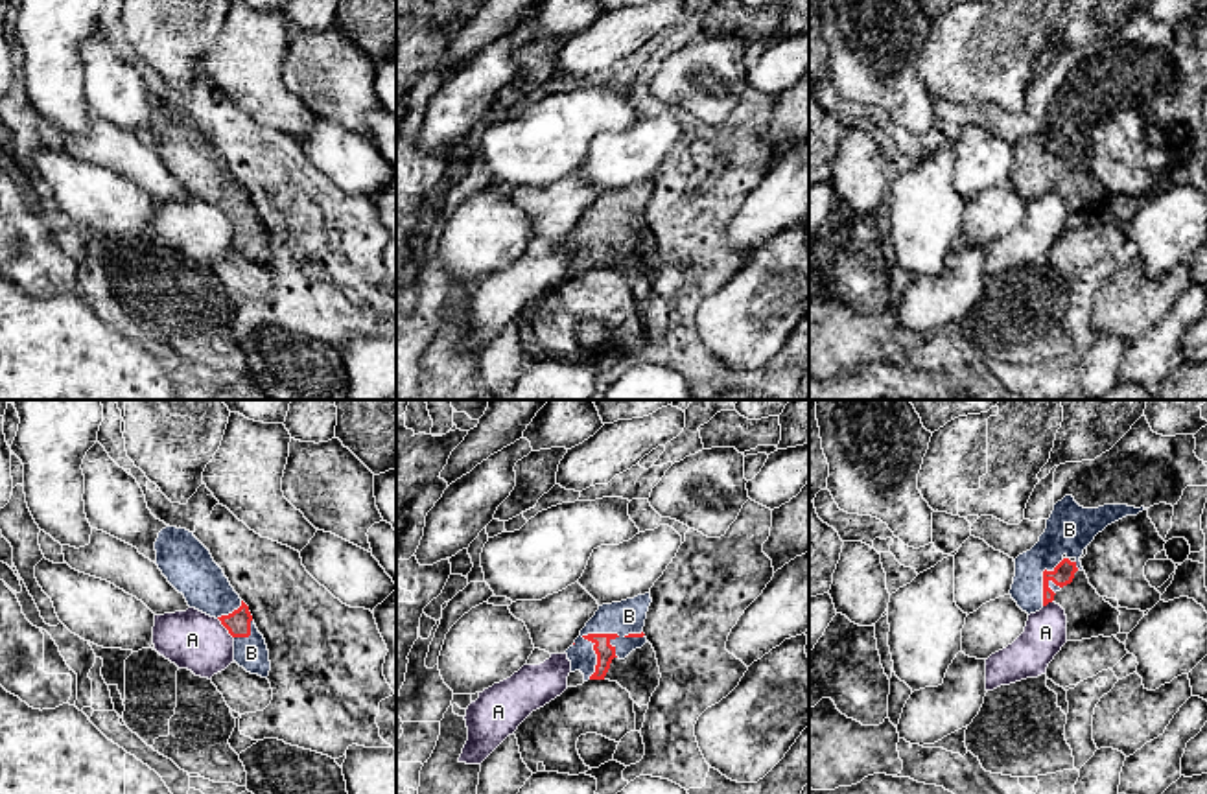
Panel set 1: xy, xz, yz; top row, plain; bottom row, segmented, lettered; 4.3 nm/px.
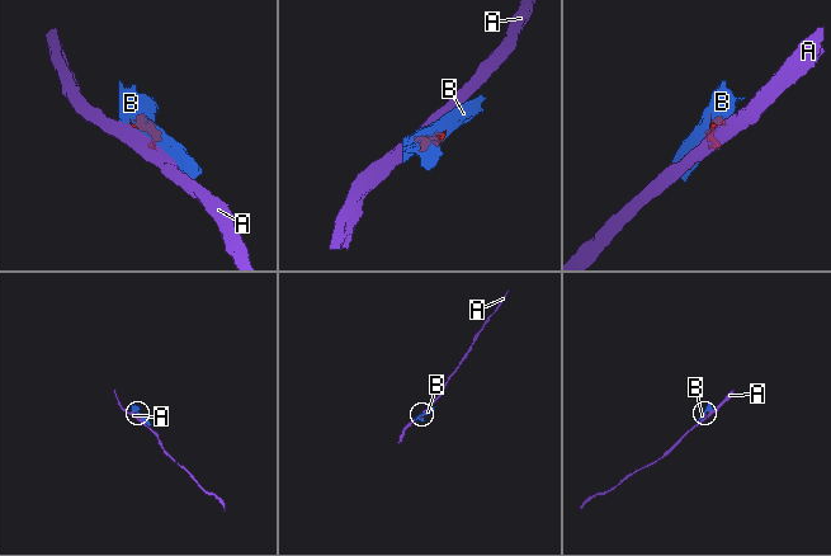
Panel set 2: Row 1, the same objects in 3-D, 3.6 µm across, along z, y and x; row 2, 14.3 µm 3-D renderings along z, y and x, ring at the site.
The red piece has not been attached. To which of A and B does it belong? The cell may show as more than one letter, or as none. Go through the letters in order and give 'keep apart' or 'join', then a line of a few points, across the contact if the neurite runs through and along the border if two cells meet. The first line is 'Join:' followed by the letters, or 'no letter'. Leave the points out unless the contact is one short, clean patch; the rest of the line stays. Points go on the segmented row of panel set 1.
Join: B
A: keep apart; line xy (218, 618), (233, 638)
B: join

